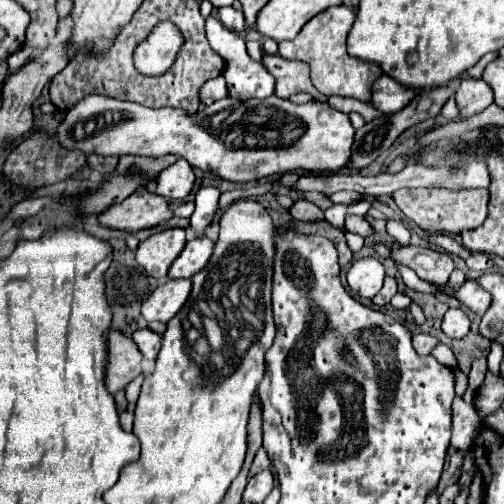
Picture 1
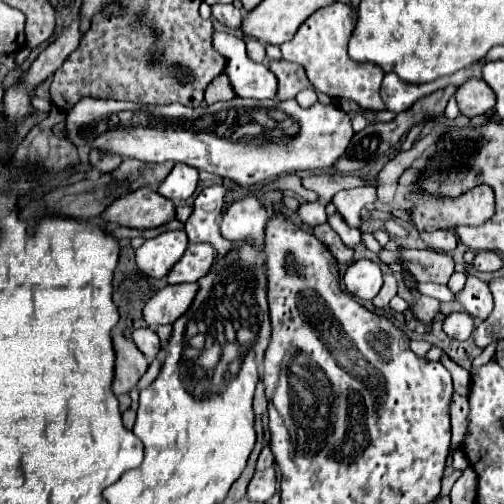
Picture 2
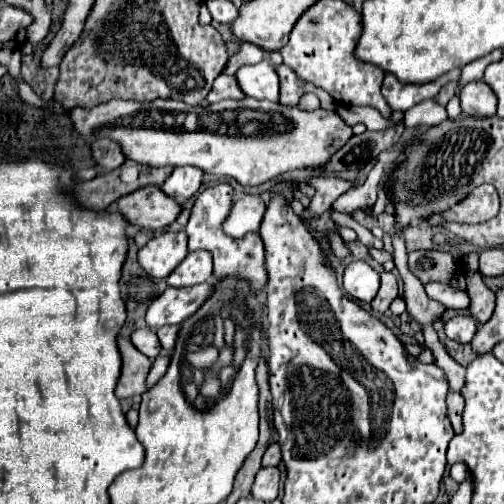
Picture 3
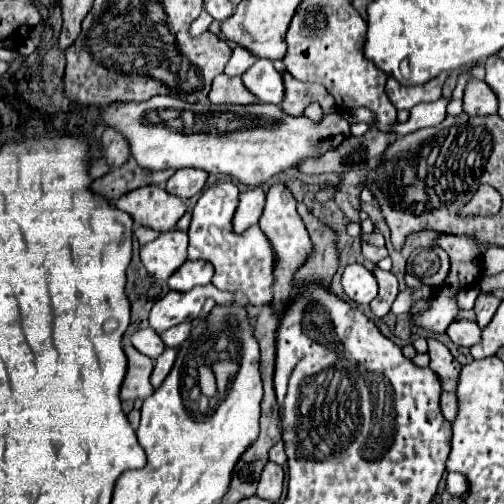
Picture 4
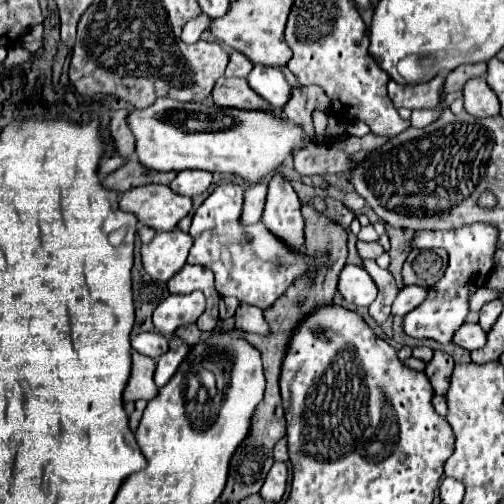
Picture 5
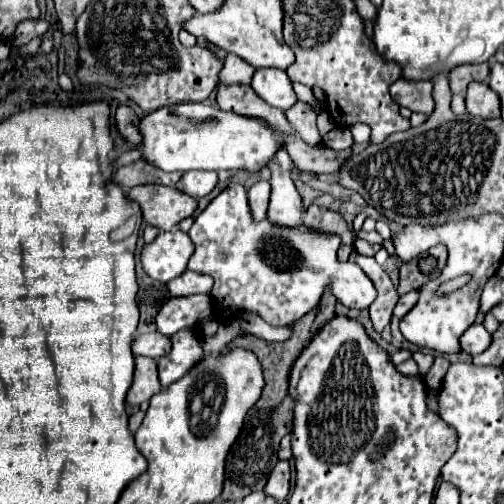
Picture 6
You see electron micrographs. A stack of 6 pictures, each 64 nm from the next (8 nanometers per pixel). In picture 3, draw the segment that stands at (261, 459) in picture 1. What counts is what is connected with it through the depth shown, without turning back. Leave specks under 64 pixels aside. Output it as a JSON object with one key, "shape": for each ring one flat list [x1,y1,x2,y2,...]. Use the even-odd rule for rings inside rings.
{"shape":[[270,444,264,458,262,458,262,466,278,466,282,460,280,456,280,446,278,444]]}

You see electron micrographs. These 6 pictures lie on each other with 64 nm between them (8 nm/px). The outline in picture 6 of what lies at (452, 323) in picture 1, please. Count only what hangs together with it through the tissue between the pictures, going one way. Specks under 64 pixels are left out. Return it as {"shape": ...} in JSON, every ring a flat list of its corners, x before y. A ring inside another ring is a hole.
{"shape":[[474,324,464,332,464,336,460,338,460,344,462,344,464,352,474,356,474,354,484,352,492,344,492,334,488,330,484,330,482,324]]}

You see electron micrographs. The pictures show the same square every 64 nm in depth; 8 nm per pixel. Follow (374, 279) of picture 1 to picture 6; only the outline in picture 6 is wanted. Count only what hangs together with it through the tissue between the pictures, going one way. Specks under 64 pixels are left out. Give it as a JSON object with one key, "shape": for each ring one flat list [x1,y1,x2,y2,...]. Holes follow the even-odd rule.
{"shape":[[230,184,222,190,194,220,188,234,196,246,188,268,208,274,214,280,210,296,214,300,216,316,250,312,258,314,270,326,292,326,314,310,326,290,346,308,358,310,366,310,376,298,376,288,362,268,354,262,338,260,337,251,341,244,338,235,318,233,304,224,300,228,280,228,270,220,252,220,246,188,240,184],[266,242,290,246,298,252,300,264,290,270,268,266,264,260]]}

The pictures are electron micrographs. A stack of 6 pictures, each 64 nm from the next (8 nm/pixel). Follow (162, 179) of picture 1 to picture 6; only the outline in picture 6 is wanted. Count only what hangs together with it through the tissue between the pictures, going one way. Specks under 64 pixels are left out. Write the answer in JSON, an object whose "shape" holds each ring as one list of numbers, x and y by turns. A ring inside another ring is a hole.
{"shape":[[184,172,176,188,194,198,202,198,208,196,216,188,216,184,218,184,216,172]]}

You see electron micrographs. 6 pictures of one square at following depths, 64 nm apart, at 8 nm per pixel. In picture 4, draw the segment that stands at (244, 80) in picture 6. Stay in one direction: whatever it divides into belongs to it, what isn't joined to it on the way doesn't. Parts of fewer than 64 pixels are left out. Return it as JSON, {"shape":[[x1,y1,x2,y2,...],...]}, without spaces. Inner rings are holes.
{"shape":[[236,46,232,50,232,58,230,62,226,64,224,73,228,76,242,76,252,64,256,62,256,58,242,46]]}

